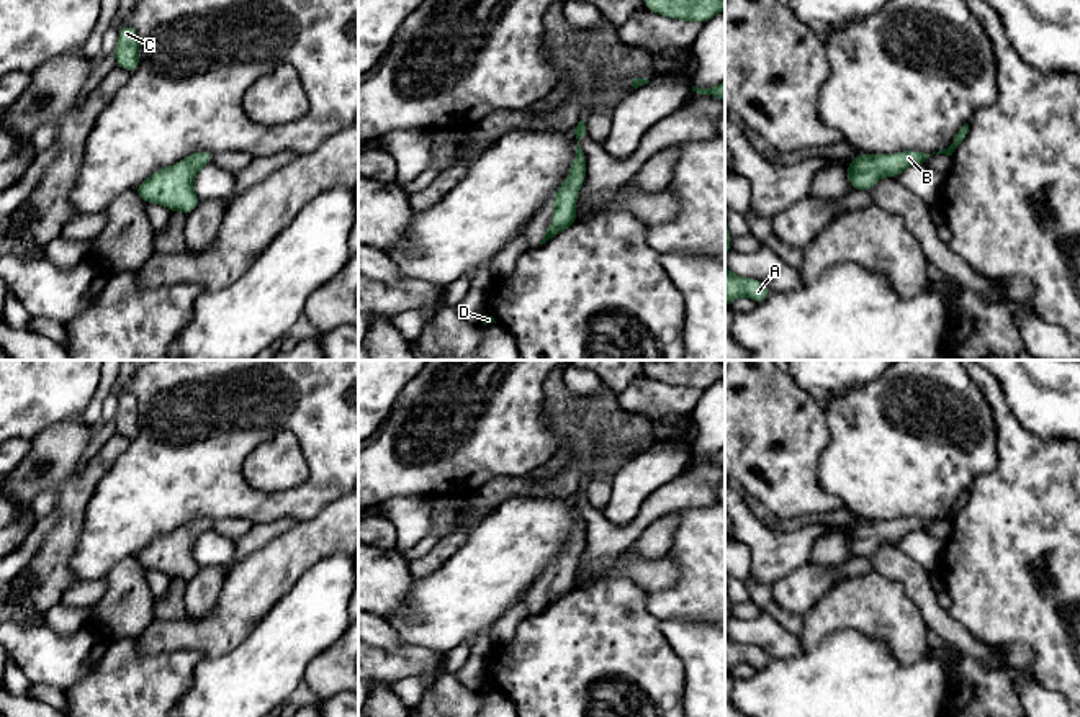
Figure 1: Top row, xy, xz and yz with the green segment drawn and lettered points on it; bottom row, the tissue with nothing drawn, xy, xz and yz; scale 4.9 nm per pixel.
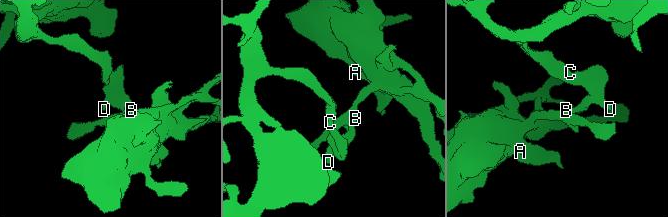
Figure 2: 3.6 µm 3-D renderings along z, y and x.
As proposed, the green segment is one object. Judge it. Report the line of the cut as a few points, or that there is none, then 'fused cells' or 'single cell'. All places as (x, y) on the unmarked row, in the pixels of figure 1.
cut none; single cell

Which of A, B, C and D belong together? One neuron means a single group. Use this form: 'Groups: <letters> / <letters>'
Groups: A B C D

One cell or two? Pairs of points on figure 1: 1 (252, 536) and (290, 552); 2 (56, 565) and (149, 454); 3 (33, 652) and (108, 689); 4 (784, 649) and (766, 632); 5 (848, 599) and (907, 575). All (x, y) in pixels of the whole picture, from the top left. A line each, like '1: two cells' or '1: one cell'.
1: two cells
2: two cells
3: two cells
4: one cell
5: two cells

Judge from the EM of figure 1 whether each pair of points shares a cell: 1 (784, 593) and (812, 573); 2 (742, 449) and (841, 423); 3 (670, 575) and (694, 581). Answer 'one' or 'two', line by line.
1: one
2: two
3: two

